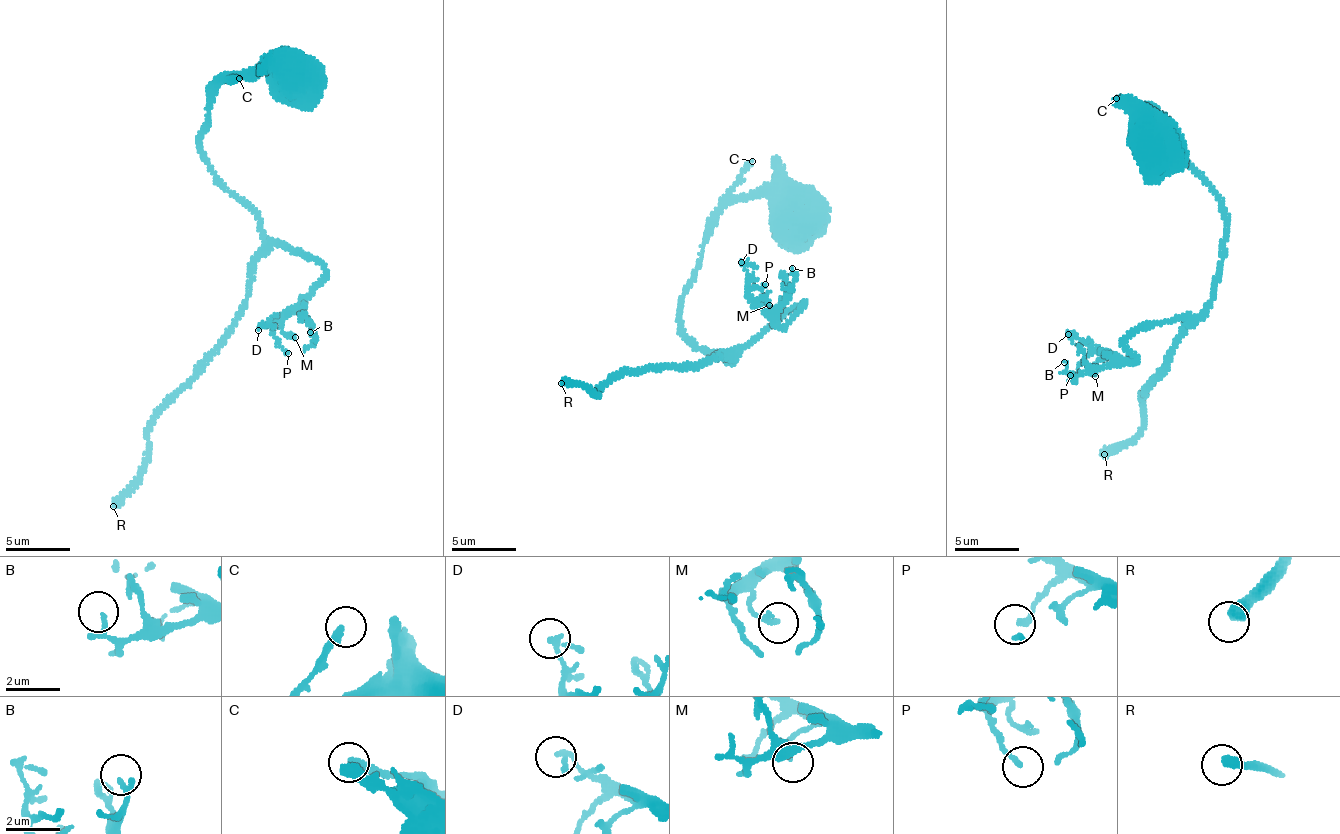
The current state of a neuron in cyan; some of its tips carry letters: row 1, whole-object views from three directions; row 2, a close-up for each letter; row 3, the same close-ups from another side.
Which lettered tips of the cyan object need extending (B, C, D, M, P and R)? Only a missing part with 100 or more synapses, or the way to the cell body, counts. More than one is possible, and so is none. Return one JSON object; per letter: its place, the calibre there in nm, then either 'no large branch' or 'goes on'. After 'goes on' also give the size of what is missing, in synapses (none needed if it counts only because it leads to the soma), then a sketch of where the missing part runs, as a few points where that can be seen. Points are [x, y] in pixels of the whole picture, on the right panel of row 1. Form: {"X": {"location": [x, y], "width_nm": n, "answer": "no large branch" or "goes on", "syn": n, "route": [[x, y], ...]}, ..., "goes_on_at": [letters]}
{"B": {"location": [1064, 362], "width_nm": 180, "answer": "no large branch"}, "C": {"location": [1116, 98], "width_nm": 280, "answer": "no large branch"}, "D": {"location": [1068, 334], "width_nm": 150, "answer": "no large branch"}, "M": {"location": [1095, 376], "width_nm": 240, "answer": "no large branch"}, "P": {"location": [1070, 375], "width_nm": 130, "answer": "no large branch"}, "R": {"location": [1104, 454], "width_nm": 420, "answer": "goes on", "syn": 700}, "goes_on_at": ["R"]}

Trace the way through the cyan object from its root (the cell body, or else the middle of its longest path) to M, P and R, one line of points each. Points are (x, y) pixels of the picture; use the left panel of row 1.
M: (293, 75), (243, 70), (219, 82), (199, 138), (209, 170), (267, 240), (325, 271), (283, 322), (295, 337)
P: (293, 75), (243, 70), (219, 82), (199, 138), (209, 170), (267, 240), (325, 271), (272, 326), (288, 353)
R: (293, 75), (216, 86), (201, 157), (253, 211), (263, 252), (233, 331), (158, 414), (146, 467), (113, 506)

